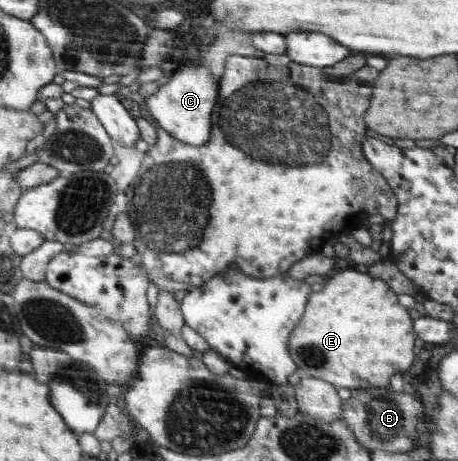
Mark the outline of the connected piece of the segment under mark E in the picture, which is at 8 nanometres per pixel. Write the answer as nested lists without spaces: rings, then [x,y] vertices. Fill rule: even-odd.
[[[363,268],[342,270],[324,282],[321,292],[311,295],[311,306],[307,306],[307,314],[303,313],[303,322],[299,322],[299,330],[291,333],[291,358],[299,362],[299,370],[303,376],[320,378],[339,388],[353,391],[361,388],[385,387],[389,378],[397,372],[405,372],[415,360],[415,340],[417,332],[413,332],[413,318],[408,308],[397,302],[397,293],[383,280],[371,277]]]

